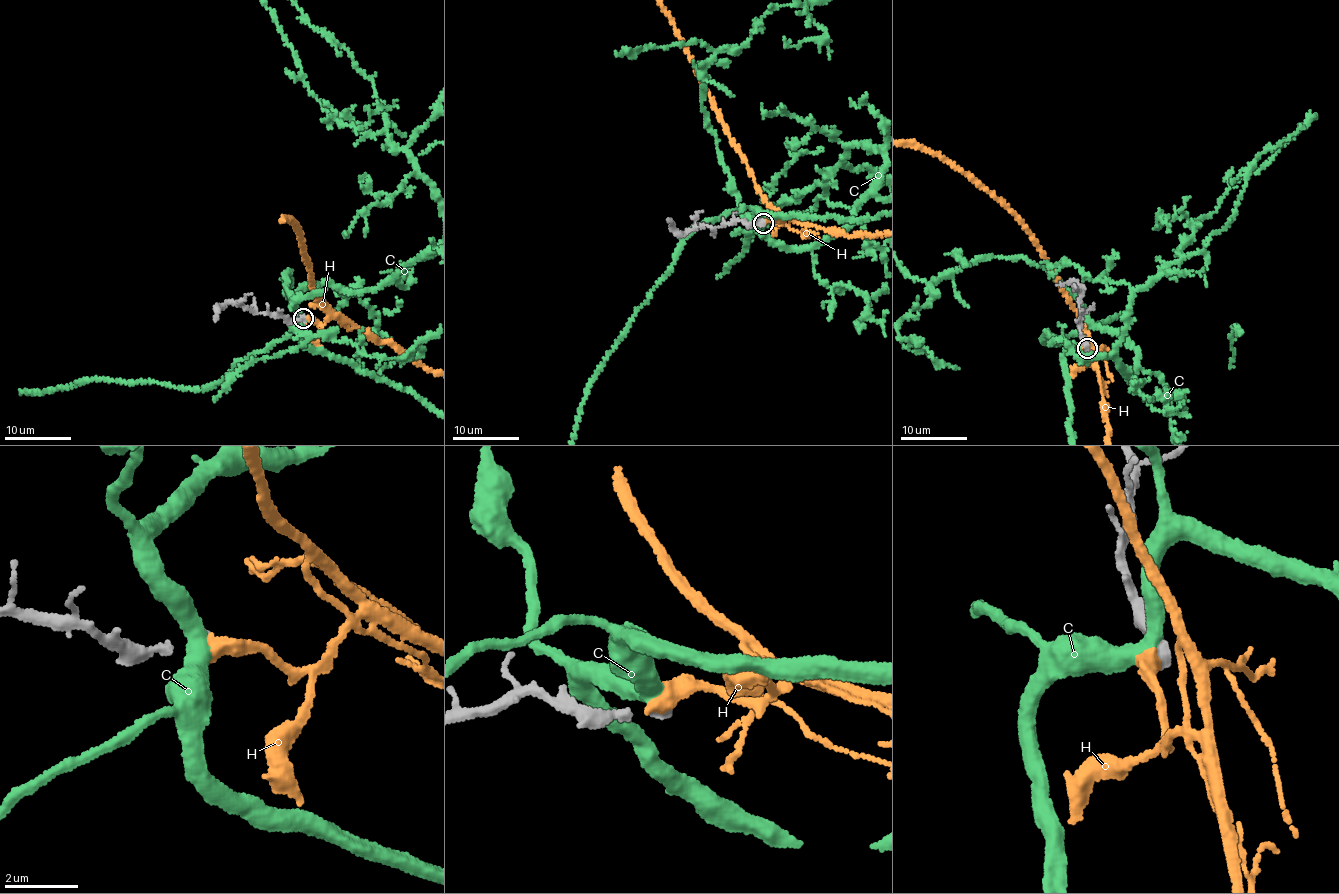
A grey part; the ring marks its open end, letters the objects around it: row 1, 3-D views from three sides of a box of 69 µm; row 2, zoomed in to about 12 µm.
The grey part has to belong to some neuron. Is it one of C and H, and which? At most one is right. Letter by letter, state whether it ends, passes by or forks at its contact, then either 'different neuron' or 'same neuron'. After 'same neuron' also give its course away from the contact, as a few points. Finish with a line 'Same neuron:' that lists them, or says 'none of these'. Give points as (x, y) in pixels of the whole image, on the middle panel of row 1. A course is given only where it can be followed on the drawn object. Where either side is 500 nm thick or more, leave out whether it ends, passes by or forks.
C: it passes by; different neuron
H: different neuron
Same neuron: none of these

